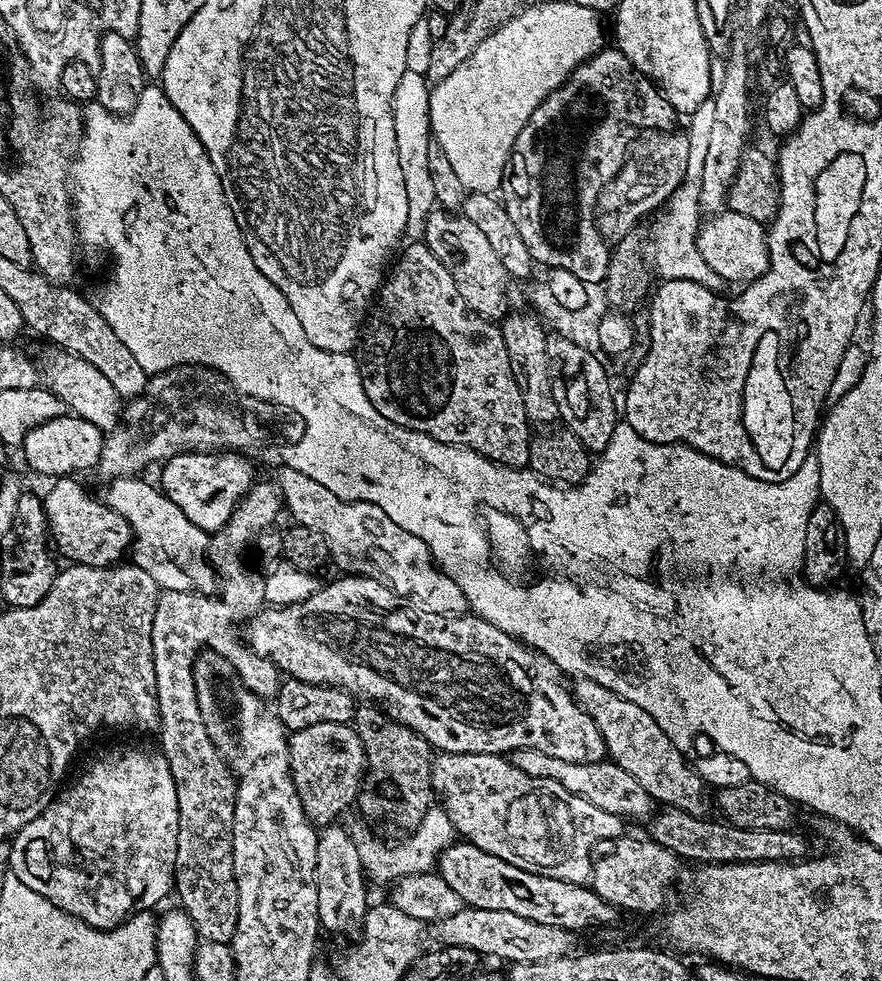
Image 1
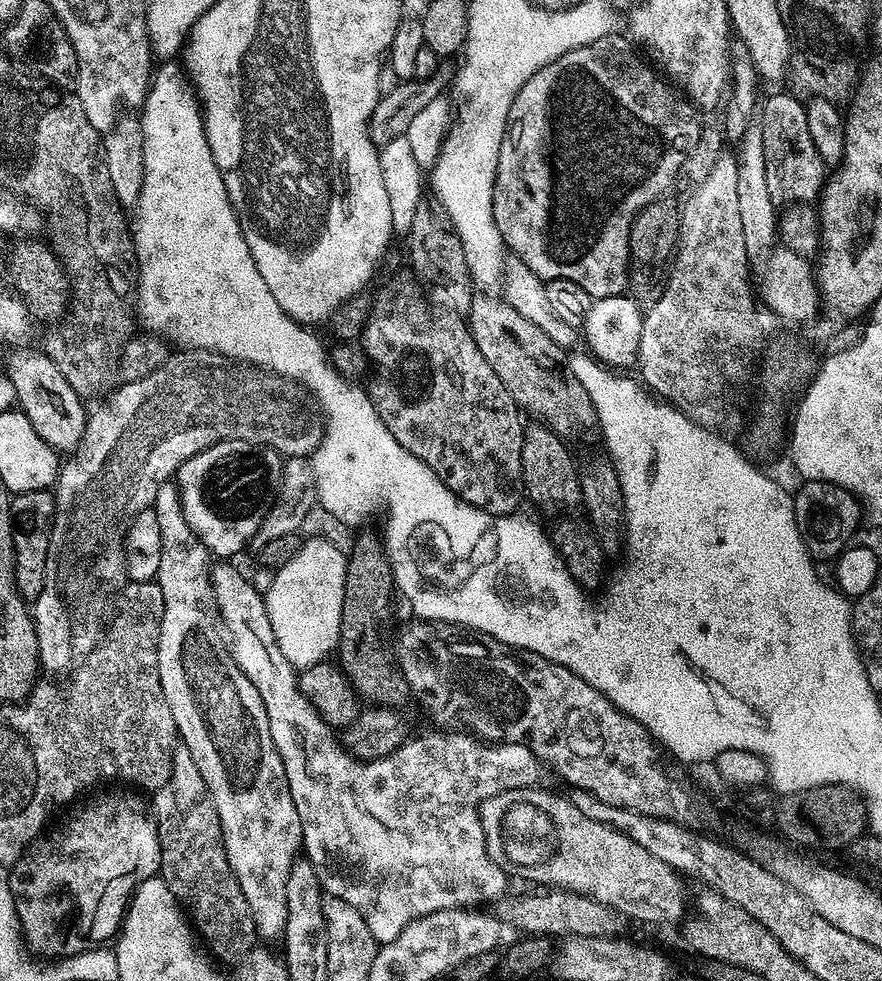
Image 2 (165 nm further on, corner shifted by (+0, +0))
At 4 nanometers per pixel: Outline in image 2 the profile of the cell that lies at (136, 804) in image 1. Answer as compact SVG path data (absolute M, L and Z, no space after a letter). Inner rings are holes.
M108 796L105 800L86 805L61 828L50 832L33 840L19 860L11 865L8 886L16 901L20 926L40 943L42 951L54 952L58 958L79 956L103 945L100 944L103 940L111 941L121 931L132 893L142 881L159 873L161 833L153 817L151 820L138 805L120 796Z

